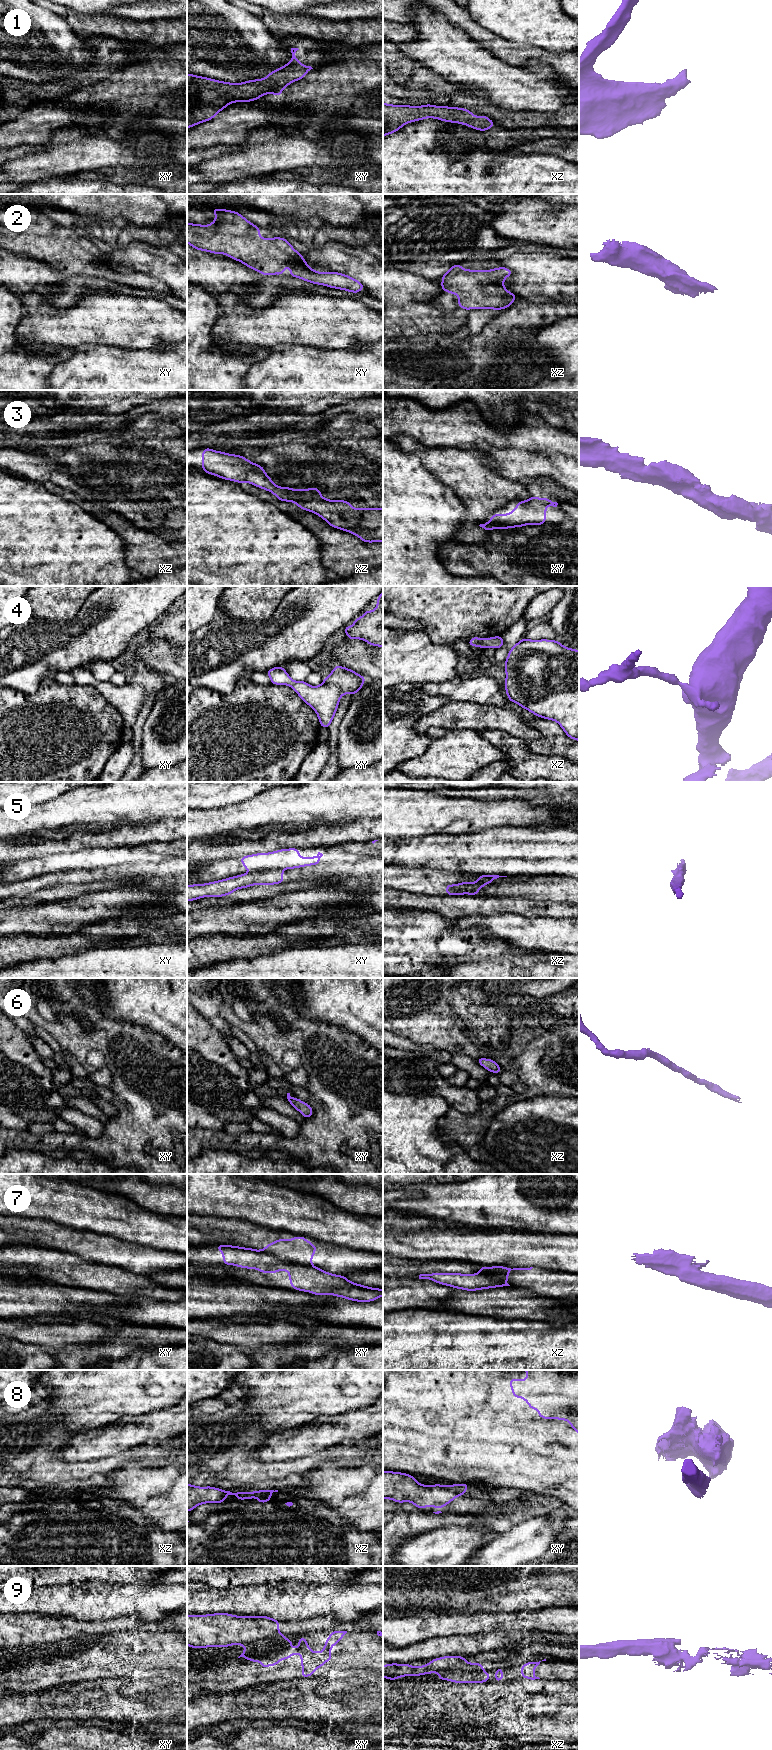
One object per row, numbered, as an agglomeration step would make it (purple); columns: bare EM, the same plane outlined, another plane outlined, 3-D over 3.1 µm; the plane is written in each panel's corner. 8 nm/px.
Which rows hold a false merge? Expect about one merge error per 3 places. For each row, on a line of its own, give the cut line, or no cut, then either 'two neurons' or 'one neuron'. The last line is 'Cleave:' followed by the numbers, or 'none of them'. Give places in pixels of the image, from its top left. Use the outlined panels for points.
1: no cut | one neuron
2: no cut | one neuron
3: no cut | one neuron
4: no cut | one neuron
5: xy (282, 869), (262, 869), (251, 872) | two neurons
6: no cut | one neuron
7: xy (260, 1250), (281, 1259), (311, 1265) | two neurons
8: xz (258, 1497), (270, 1498) | two neurons
9: xy (286, 1645), (271, 1647), (265, 1641), (258, 1641), (245, 1646) | two neurons
Cleave: 5, 7, 8, 9

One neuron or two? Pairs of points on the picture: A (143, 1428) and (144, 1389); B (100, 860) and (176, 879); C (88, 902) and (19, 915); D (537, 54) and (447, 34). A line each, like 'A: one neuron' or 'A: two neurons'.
A: two neurons
B: two neurons
C: one neuron
D: two neurons

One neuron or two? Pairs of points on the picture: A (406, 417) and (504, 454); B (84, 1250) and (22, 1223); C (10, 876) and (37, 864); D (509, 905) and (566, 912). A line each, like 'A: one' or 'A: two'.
A: one
B: one
C: one
D: one

